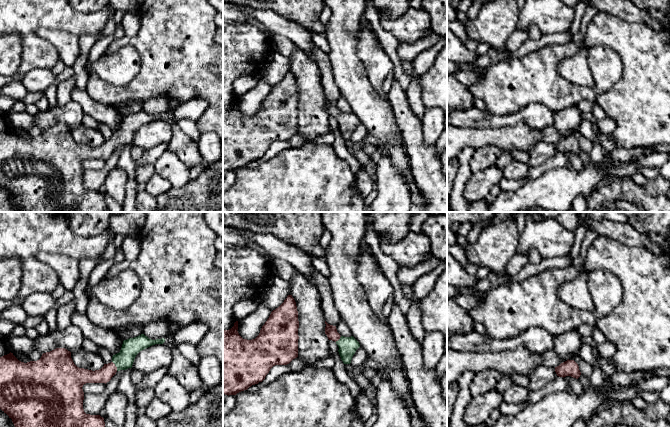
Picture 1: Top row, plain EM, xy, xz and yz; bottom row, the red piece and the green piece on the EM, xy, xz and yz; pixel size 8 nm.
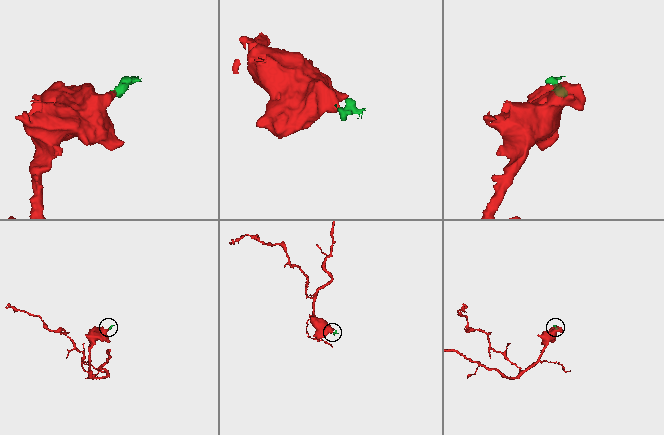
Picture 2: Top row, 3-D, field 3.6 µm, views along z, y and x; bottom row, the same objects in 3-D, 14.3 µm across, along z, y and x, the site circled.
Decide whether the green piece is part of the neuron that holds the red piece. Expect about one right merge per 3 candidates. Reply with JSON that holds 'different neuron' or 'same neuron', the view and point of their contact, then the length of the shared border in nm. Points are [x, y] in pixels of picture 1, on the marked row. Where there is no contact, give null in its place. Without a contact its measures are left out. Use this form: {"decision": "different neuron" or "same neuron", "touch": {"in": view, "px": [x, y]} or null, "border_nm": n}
{"decision": "same neuron", "touch": {"in": "xy", "px": [115, 366]}, "border_nm": 90}

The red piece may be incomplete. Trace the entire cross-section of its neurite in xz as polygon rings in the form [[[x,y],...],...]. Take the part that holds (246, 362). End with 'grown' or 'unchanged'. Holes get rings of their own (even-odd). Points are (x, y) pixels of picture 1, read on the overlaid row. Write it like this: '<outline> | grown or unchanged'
[[[288,295],[284,302],[273,310],[262,326],[259,335],[252,340],[243,339],[238,333],[238,321],[229,330],[223,330],[223,394],[236,395],[252,385],[262,382],[275,365],[287,365],[298,357],[298,311],[294,298]]] | unchanged

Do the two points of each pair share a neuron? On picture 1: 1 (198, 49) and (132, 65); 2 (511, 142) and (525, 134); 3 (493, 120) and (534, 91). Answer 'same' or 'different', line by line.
1: different
2: same
3: different

